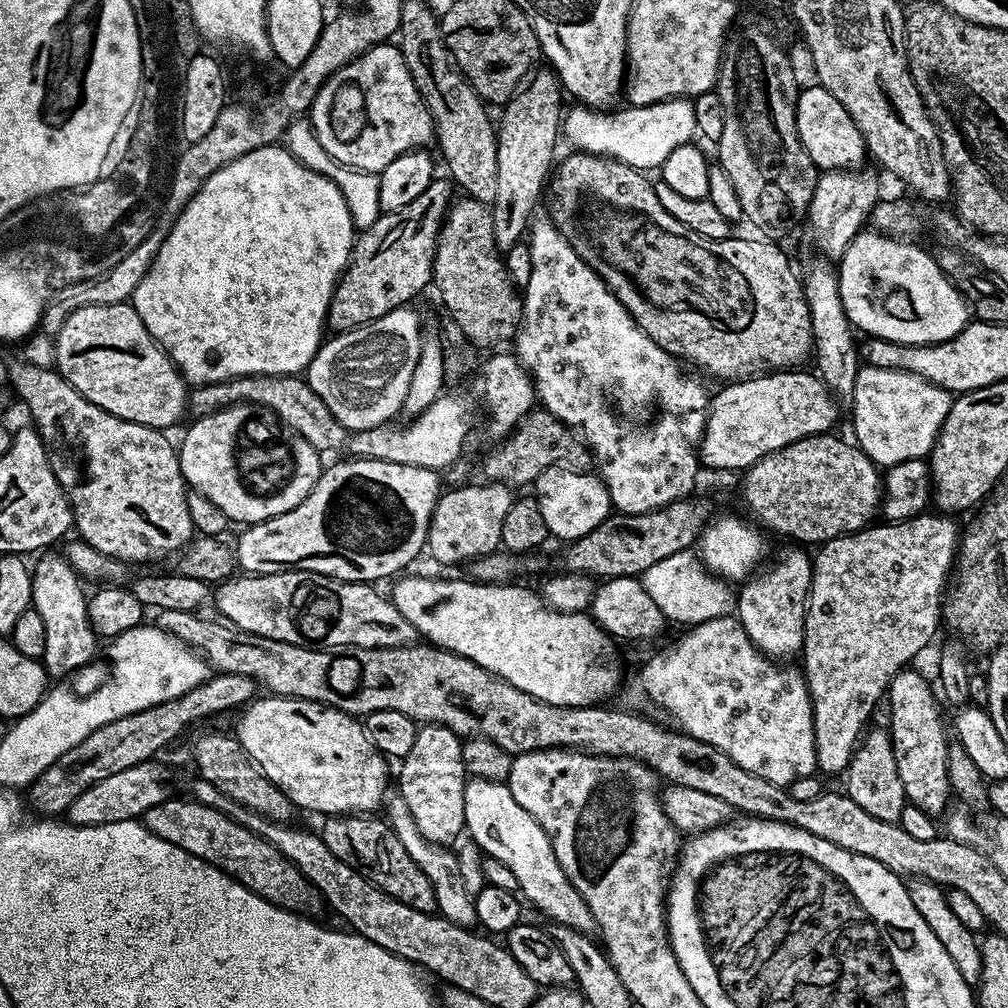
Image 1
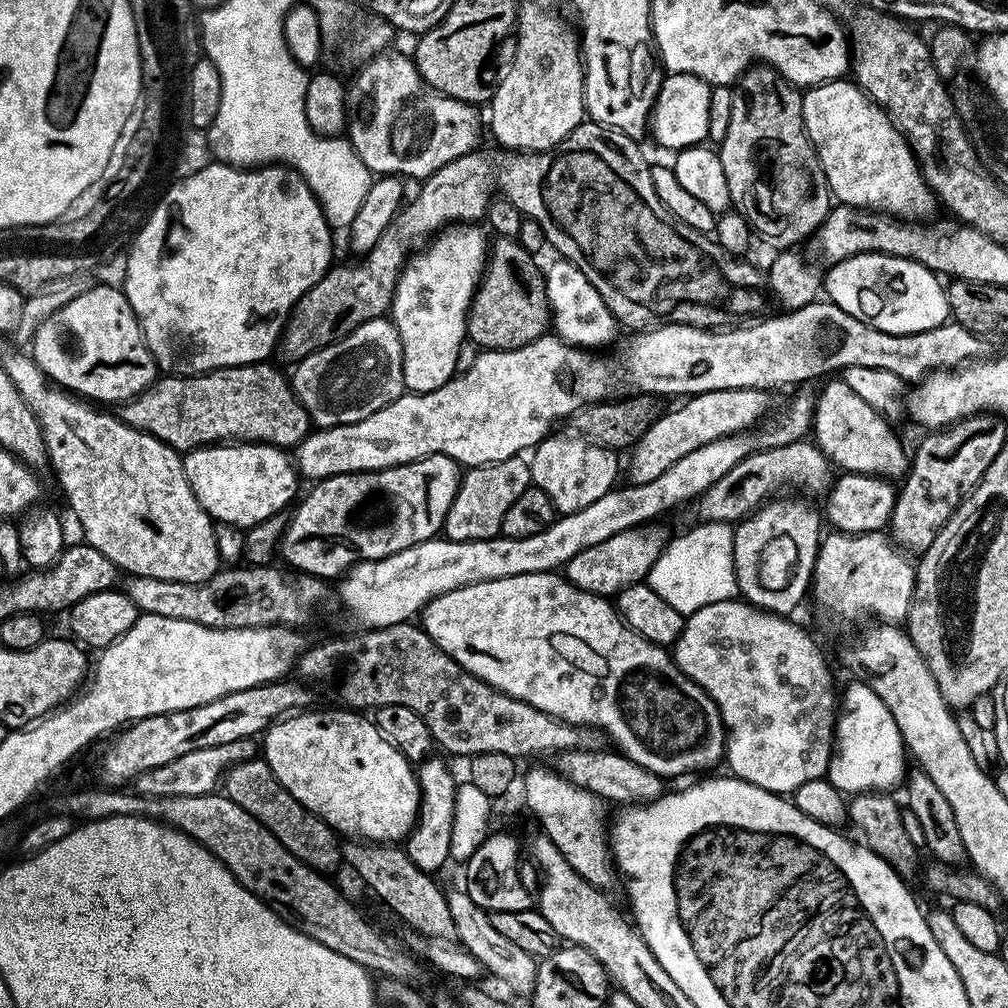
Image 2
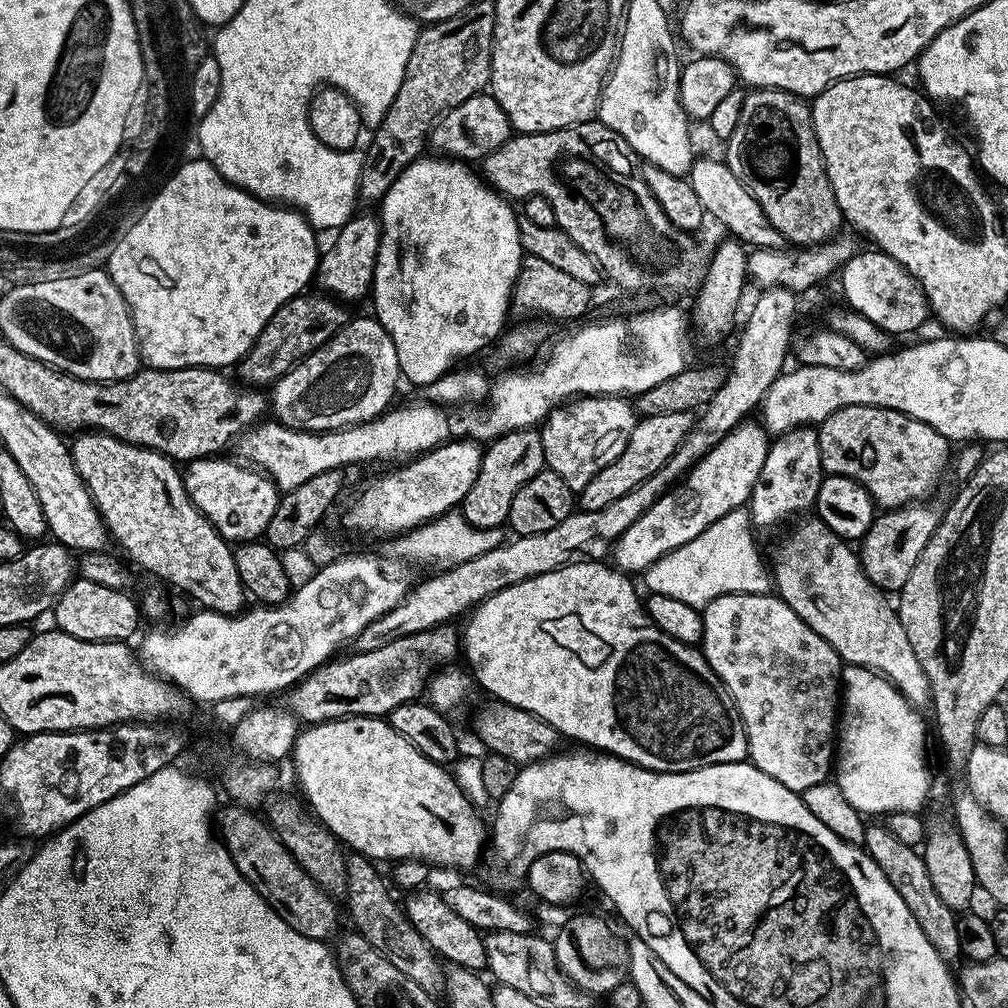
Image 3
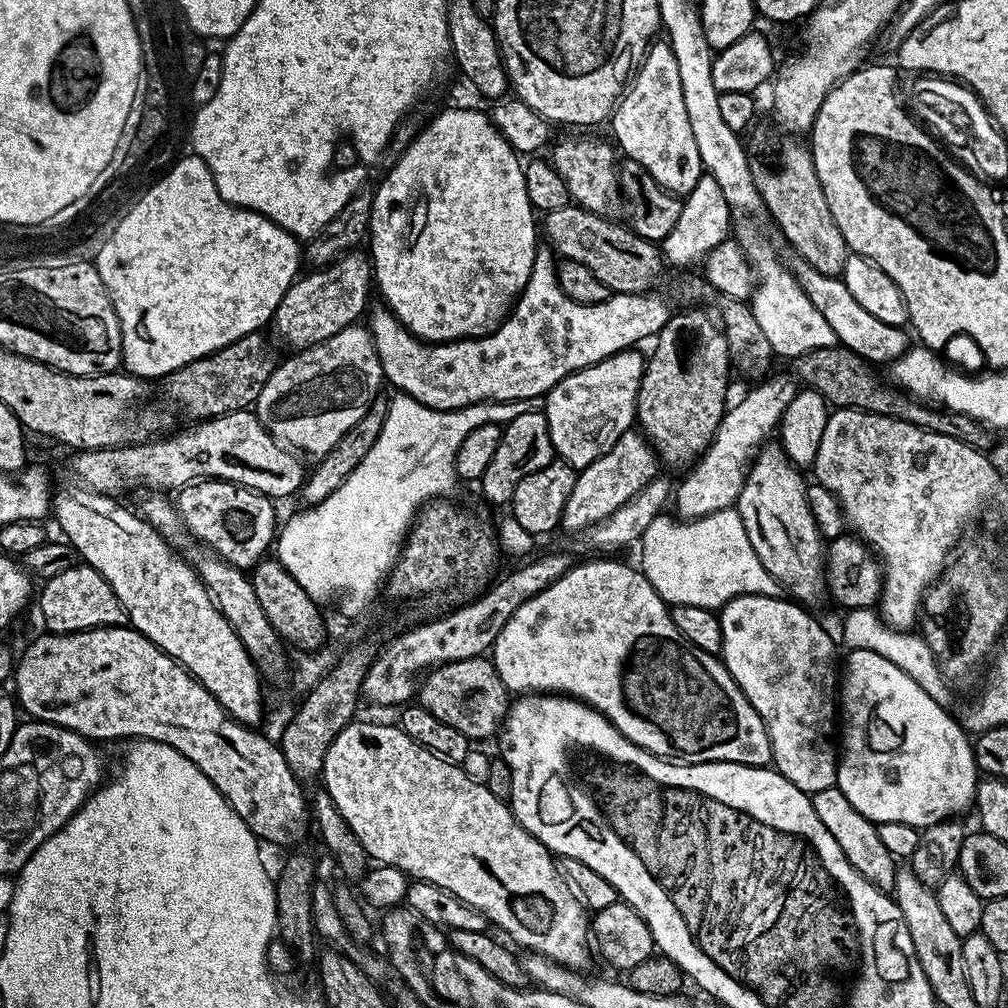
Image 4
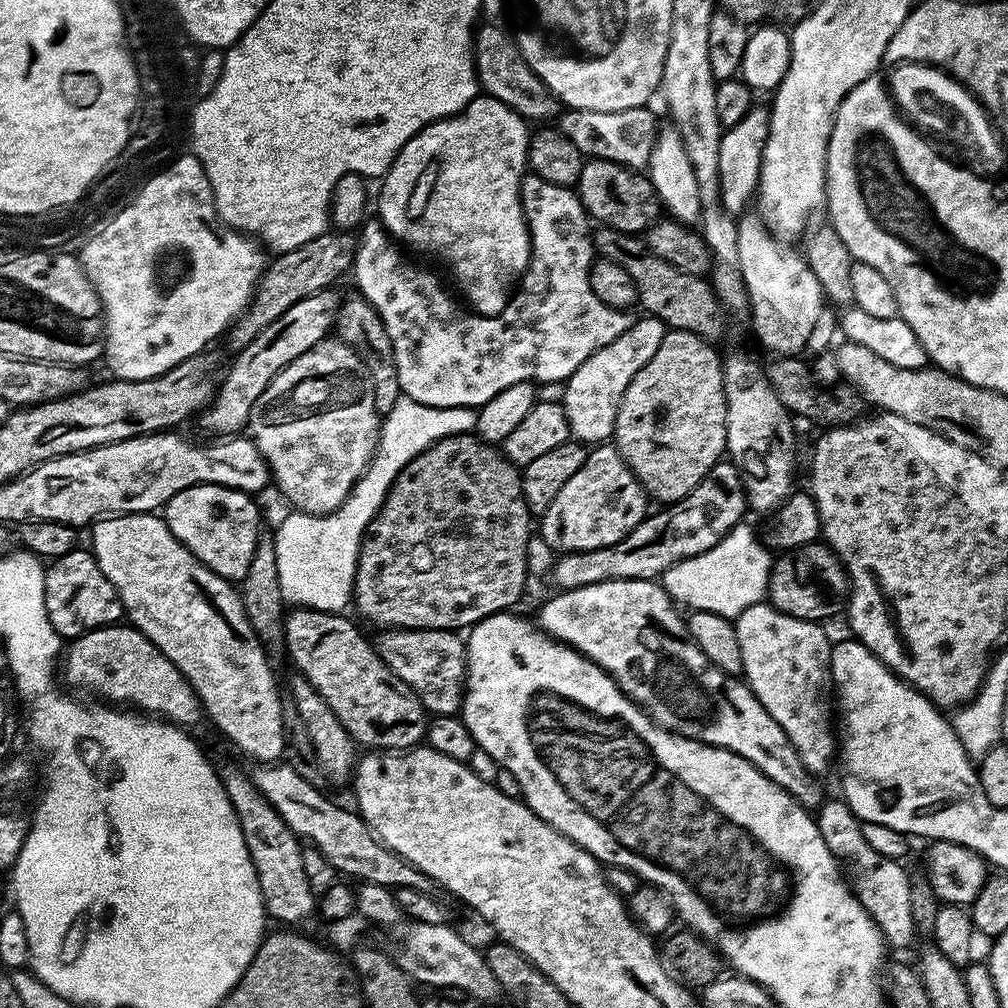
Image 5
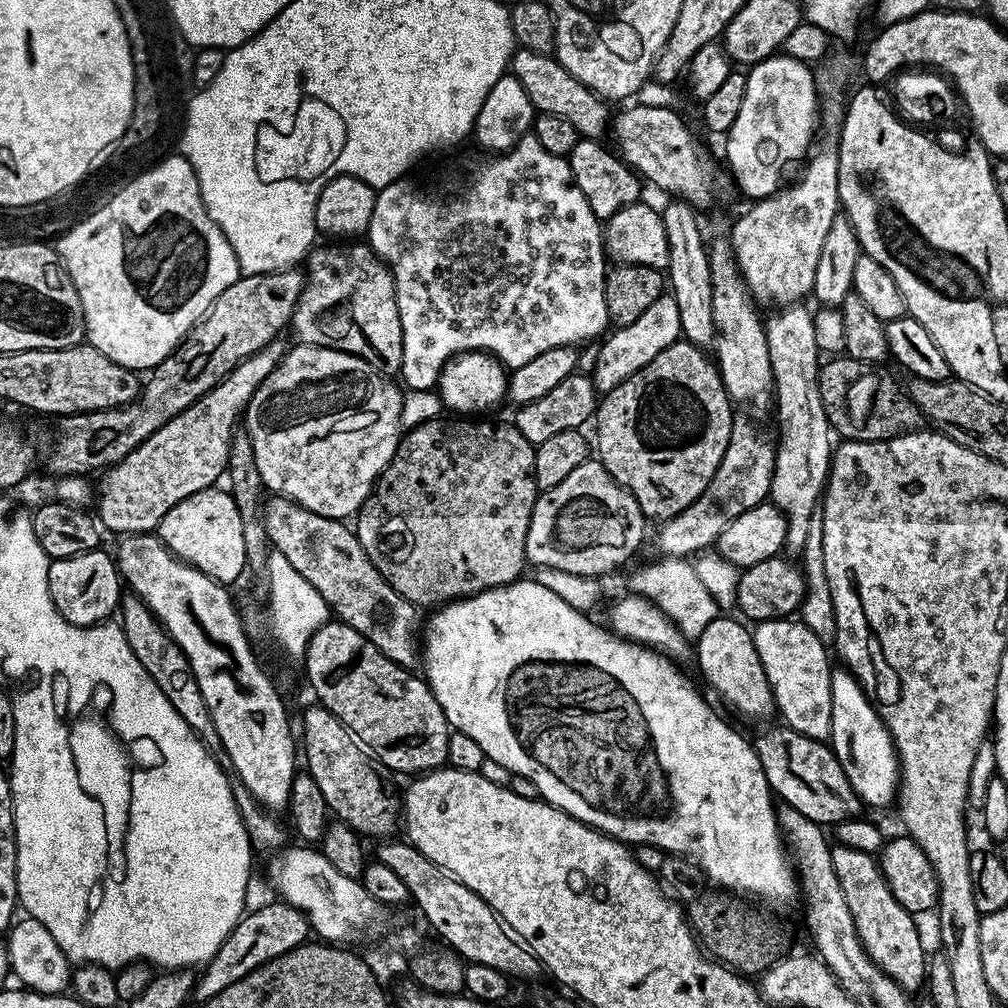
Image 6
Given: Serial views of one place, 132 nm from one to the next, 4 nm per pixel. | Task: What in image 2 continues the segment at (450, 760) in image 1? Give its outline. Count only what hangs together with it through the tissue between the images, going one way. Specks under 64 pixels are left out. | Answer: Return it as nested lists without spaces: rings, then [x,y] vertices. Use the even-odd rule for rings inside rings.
[[[429,758],[419,765],[420,814],[416,827],[406,837],[406,851],[411,862],[420,870],[436,874],[450,860],[450,830],[454,822],[454,798],[456,797],[457,777],[452,777],[444,760]]]

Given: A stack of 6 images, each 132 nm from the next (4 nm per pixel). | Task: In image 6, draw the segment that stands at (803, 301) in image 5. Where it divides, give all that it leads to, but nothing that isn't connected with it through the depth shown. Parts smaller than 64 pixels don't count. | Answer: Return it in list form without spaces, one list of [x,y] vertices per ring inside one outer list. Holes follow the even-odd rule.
[[[788,306],[783,309],[781,316],[767,321],[768,357],[772,363],[772,378],[774,381],[774,404],[780,415],[780,444],[775,445],[776,465],[772,475],[771,503],[788,522],[787,551],[799,553],[806,542],[806,534],[810,530],[810,522],[818,512],[818,503],[826,487],[830,471],[830,463],[834,451],[834,433],[828,427],[828,419],[820,401],[820,386],[818,383],[818,365],[822,360],[822,353],[814,338],[816,321],[811,311],[807,312],[804,306]]]

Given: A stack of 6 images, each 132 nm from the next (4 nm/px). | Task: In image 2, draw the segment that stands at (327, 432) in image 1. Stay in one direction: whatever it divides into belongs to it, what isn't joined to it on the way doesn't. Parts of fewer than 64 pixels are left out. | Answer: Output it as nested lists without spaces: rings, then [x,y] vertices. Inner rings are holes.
[[[272,362],[213,368],[211,372],[198,376],[161,375],[151,388],[147,388],[133,400],[123,401],[119,405],[118,415],[124,424],[158,438],[163,444],[169,444],[181,454],[221,442],[273,444],[276,448],[292,450],[297,444],[301,444],[314,428],[308,411],[292,389],[289,377],[285,373],[283,376]]]

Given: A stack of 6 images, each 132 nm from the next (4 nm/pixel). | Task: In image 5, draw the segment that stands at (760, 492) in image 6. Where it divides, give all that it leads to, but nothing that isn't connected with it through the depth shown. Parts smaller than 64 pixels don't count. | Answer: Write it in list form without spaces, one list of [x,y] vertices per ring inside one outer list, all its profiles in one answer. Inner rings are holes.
[[[730,462],[715,464],[706,474],[706,478],[702,478],[702,482],[698,482],[698,486],[690,490],[690,494],[686,494],[681,500],[671,505],[669,512],[672,512],[669,516],[664,512],[656,512],[653,516],[652,513],[645,515],[643,522],[634,526],[634,530],[630,530],[630,534],[626,534],[626,538],[622,538],[614,546],[602,546],[598,550],[566,552],[557,555],[550,573],[550,580],[553,580],[557,584],[555,587],[560,590],[594,586],[598,582],[607,580],[656,580],[676,563],[710,550],[732,527],[745,519],[746,497],[744,483],[740,480],[740,471]]]

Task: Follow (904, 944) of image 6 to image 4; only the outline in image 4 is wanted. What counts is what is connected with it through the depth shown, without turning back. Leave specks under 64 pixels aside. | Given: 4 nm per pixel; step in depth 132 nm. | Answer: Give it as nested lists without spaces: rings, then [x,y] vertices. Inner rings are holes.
[[[840,788],[818,790],[811,793],[811,798],[814,814],[818,814],[818,818],[822,818],[822,826],[830,830],[833,841],[838,842],[840,853],[846,854],[846,862],[850,862],[850,866],[854,866],[854,870],[858,870],[858,874],[862,874],[862,878],[866,878],[866,882],[870,882],[875,888],[891,890],[898,861],[890,854],[890,850],[886,850],[882,838],[878,838],[876,825],[862,814],[858,814],[854,806],[850,806],[850,798],[846,798],[846,794],[842,794]]]

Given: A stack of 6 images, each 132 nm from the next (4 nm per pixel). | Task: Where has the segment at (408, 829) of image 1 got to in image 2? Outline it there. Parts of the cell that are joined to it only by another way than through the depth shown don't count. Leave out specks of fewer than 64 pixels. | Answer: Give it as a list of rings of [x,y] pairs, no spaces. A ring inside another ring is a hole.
[[[457,890],[449,891],[447,900],[450,908],[450,915],[454,918],[455,939],[480,963],[481,969],[485,973],[497,976],[506,987],[512,992],[524,998],[531,997],[536,985],[537,957],[526,954],[526,950],[520,949],[515,942],[510,942],[510,938],[505,938],[494,930],[489,913],[481,908],[476,908],[474,902],[470,902],[467,892]]]

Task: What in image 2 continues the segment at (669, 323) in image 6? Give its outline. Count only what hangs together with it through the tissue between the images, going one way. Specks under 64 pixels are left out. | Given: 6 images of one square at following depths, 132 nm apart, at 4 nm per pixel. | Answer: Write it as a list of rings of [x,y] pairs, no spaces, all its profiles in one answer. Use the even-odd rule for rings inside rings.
[[[549,434],[545,436],[531,453],[532,483],[535,487],[542,489],[552,499],[557,513],[577,512],[586,506],[590,506],[590,502],[598,502],[598,498],[602,498],[602,494],[606,494],[611,490],[617,483],[616,475],[619,472],[621,475],[622,464],[616,461],[617,453],[613,449],[604,448],[601,444],[593,443],[592,440],[585,438],[583,435],[556,435]]]

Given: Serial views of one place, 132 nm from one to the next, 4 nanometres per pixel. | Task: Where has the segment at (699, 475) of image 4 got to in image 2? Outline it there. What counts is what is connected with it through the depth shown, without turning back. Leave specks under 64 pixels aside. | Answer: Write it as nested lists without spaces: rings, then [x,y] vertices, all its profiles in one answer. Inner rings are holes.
[[[654,524],[640,525],[579,551],[565,564],[565,579],[583,592],[609,598],[619,595],[622,588],[645,581],[668,543],[668,536],[656,527]]]

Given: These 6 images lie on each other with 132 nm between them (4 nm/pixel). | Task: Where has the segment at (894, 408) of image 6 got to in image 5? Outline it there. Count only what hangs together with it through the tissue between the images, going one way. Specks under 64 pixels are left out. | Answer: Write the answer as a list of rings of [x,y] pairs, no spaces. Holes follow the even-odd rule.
[[[780,356],[773,360],[776,361],[772,365],[769,363],[766,368],[770,386],[774,394],[778,394],[782,406],[786,406],[797,417],[809,416],[814,423],[824,424],[820,426],[838,428],[842,424],[853,423],[863,413],[860,411],[865,411],[866,405],[855,388],[843,382],[832,387],[817,386],[811,367],[796,356]]]

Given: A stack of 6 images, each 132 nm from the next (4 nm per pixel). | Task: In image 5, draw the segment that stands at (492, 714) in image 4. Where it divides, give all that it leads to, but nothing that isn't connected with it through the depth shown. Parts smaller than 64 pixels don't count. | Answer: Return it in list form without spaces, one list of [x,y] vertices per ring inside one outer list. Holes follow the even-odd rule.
[[[389,628],[379,633],[374,647],[386,666],[414,690],[425,713],[454,716],[461,711],[466,687],[466,644],[446,628]]]

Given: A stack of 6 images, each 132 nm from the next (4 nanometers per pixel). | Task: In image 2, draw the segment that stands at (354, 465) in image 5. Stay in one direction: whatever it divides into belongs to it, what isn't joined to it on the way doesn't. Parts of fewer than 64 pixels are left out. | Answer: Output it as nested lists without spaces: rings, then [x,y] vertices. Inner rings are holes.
[[[391,319],[371,320],[346,338],[310,354],[290,372],[296,397],[316,428],[333,428],[366,419],[392,400],[405,395],[402,342]]]

